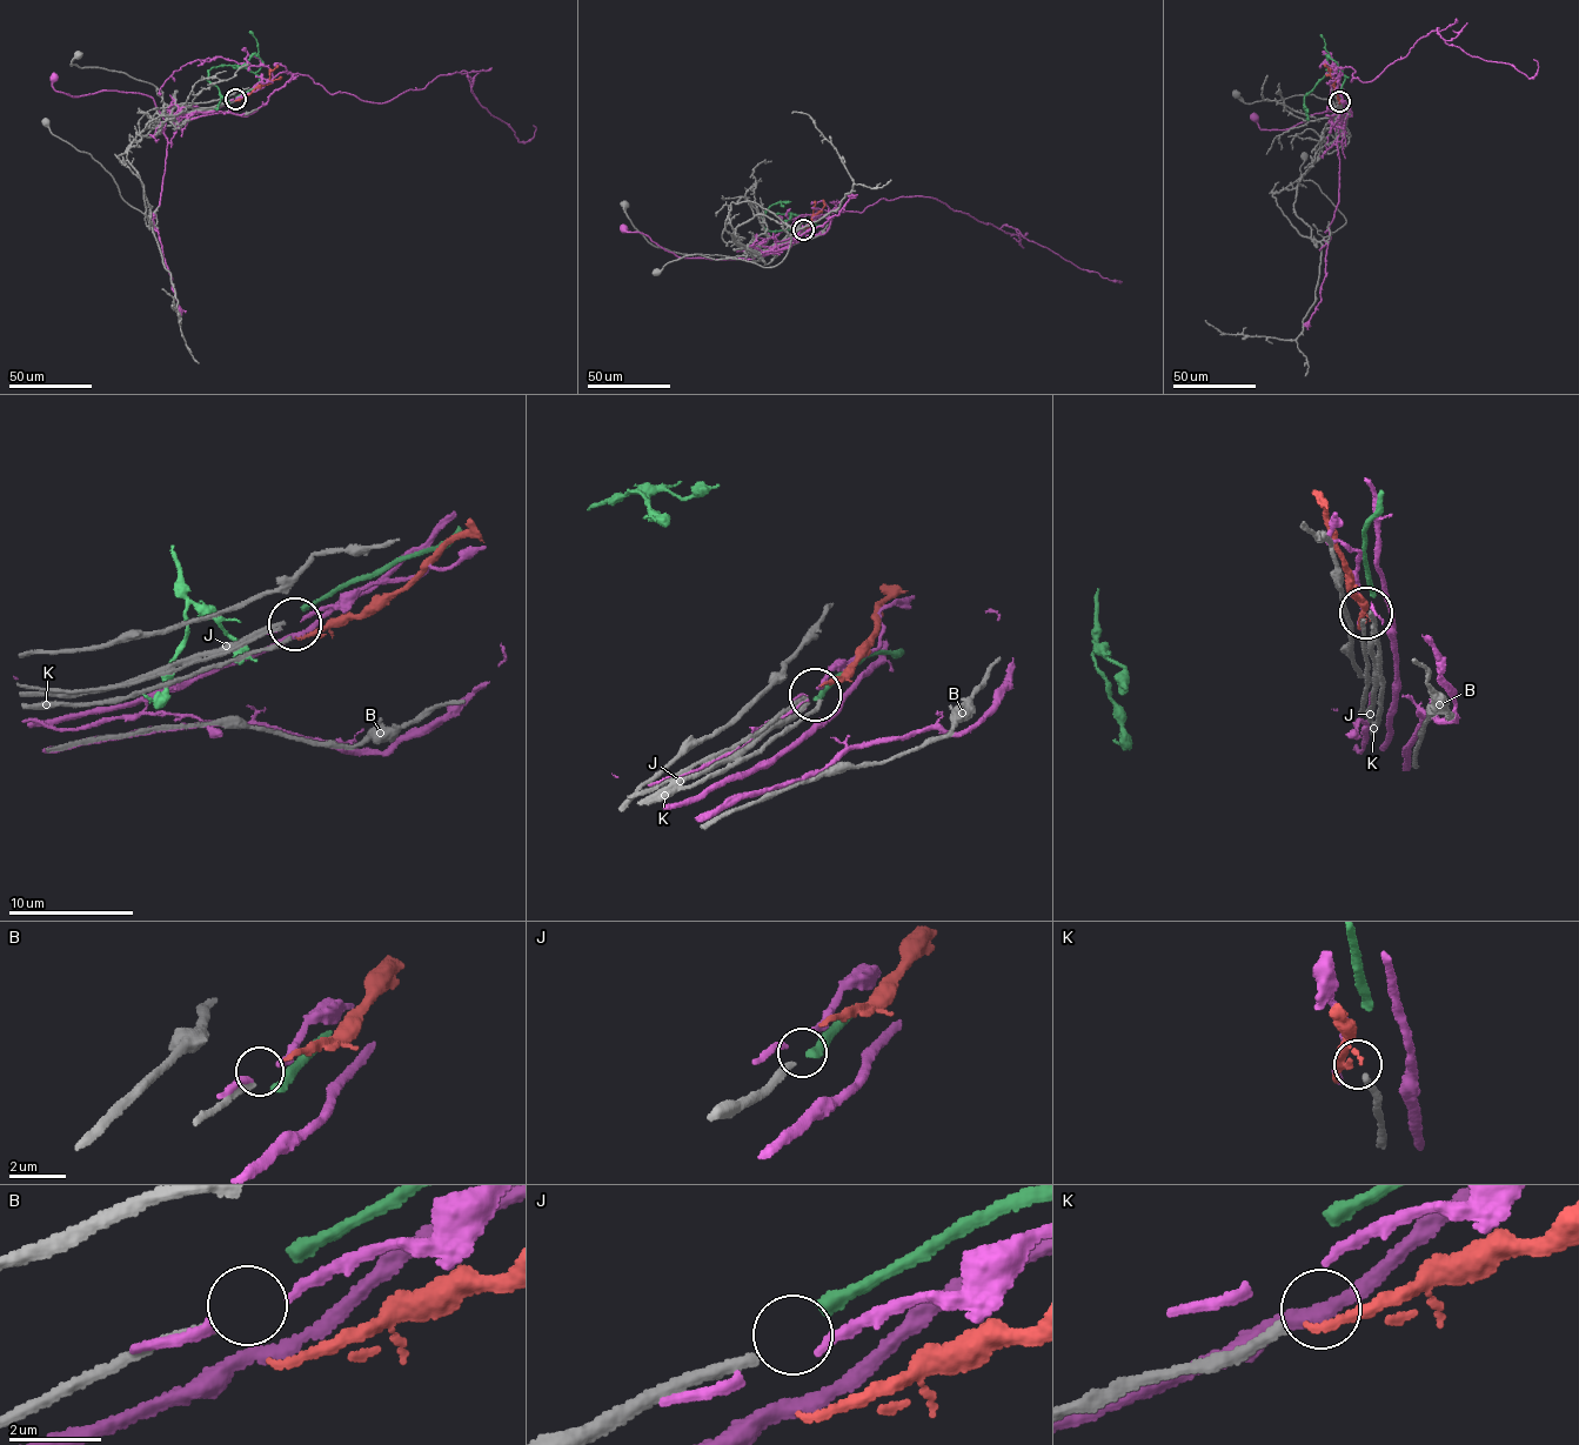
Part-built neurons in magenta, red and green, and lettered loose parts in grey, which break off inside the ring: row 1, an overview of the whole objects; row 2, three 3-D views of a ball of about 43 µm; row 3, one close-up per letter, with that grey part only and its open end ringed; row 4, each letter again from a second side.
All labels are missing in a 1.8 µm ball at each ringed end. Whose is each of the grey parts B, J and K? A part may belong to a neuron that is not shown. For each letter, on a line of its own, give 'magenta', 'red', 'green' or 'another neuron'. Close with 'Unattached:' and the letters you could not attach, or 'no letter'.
B: another neuron
J: another neuron
K: another neuron
Unattached: B, J, K

